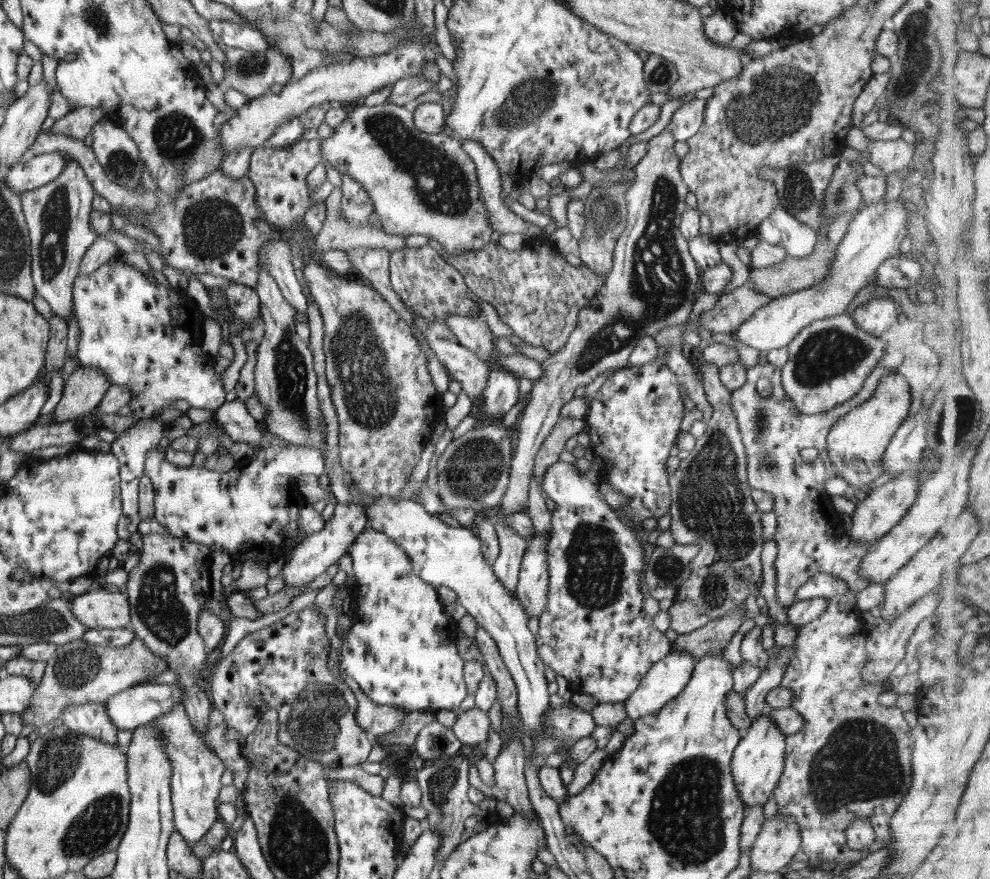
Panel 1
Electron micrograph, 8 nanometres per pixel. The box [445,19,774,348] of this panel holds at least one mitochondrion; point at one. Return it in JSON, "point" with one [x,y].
{"point":[532,88]}

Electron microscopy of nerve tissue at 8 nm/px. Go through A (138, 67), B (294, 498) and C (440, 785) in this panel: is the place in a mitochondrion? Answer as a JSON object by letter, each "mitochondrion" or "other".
{"A":"other","B":"other","C":"mitochondrion"}

